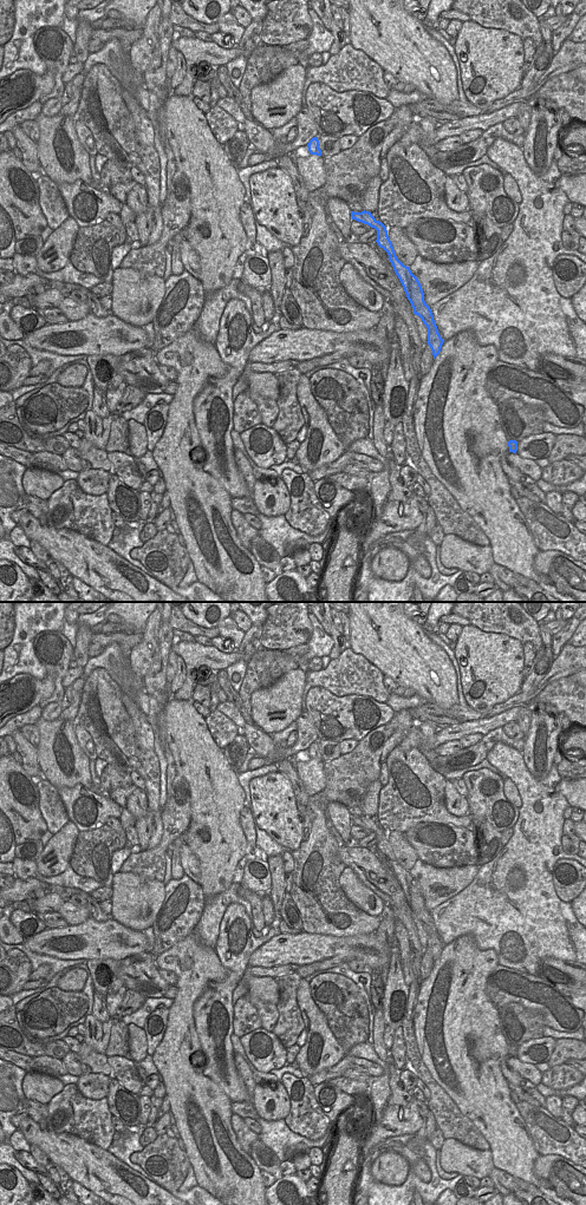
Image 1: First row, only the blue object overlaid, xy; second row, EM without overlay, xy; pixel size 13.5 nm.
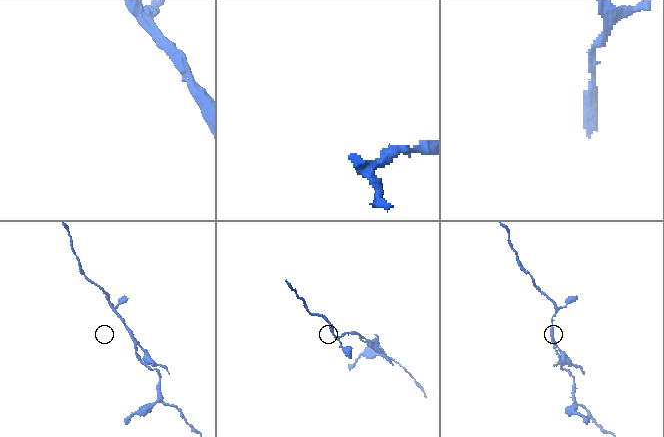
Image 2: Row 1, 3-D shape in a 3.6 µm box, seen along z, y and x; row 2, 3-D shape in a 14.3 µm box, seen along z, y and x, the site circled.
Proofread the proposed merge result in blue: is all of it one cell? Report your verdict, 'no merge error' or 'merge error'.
merge error

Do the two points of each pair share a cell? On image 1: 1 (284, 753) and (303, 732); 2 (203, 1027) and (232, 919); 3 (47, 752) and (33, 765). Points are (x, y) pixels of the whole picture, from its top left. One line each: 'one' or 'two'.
1: one
2: one
3: two

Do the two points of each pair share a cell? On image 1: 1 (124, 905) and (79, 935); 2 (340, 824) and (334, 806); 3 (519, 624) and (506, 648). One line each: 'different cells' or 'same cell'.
1: different cells
2: same cell
3: different cells

